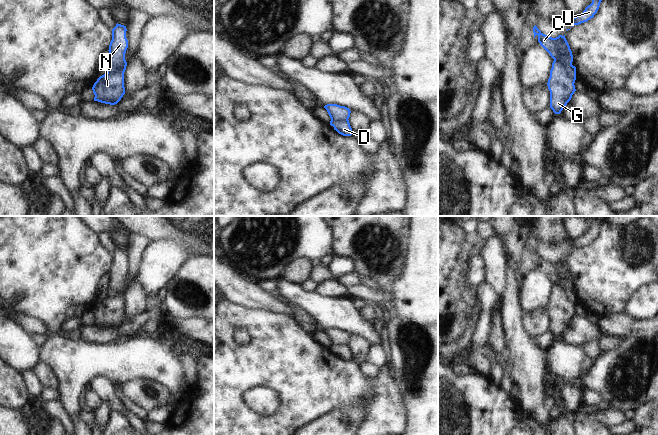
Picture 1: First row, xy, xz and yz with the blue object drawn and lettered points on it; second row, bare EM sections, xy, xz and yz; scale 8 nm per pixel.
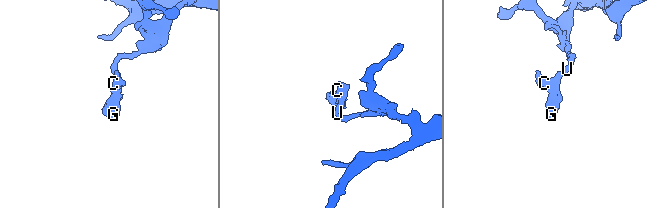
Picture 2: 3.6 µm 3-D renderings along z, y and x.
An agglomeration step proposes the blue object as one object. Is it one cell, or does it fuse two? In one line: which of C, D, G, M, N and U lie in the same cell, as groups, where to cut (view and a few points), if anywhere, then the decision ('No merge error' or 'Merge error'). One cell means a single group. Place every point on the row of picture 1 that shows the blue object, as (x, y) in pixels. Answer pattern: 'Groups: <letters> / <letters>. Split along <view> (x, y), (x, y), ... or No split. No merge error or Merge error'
Groups: C D N U / G M. Split along yz (554, 58), (562, 63), (565, 71), (574, 80). Merge error

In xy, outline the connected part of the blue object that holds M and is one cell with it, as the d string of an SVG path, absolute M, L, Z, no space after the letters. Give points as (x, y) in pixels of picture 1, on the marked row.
M117 71L100 76L92 87L94 101L117 104L125 94L124 73Z

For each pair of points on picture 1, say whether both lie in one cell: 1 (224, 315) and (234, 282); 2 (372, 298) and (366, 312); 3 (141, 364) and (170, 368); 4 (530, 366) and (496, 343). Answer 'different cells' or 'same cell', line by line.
1: different cells
2: different cells
3: same cell
4: different cells

